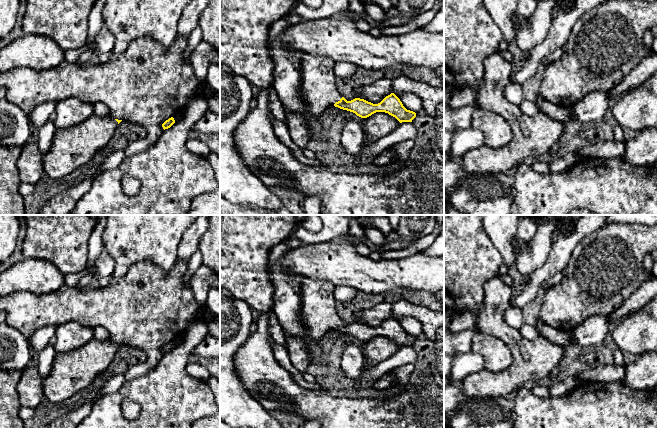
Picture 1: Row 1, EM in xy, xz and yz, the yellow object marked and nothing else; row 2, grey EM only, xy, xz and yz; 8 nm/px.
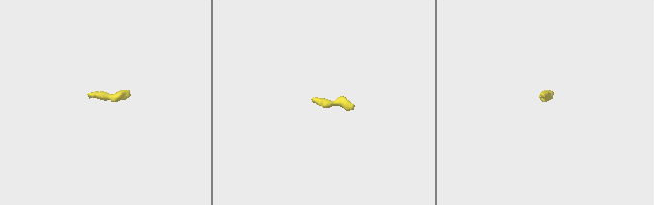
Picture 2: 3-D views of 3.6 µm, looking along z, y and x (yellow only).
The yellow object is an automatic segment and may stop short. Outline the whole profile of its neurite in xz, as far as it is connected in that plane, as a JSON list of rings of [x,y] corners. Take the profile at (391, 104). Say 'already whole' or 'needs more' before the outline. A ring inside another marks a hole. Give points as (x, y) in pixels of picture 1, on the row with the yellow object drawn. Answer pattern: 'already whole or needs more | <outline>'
needs more | [[[306,54],[301,56],[301,97],[312,116],[321,116],[330,106],[367,118],[376,112],[385,112],[400,123],[412,122],[416,113],[407,110],[394,94],[373,104],[364,99],[347,101],[338,90],[338,78],[334,73],[335,62],[324,56]]]

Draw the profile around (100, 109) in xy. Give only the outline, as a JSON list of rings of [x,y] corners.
[[[101,102],[94,103],[93,110],[94,110],[94,114],[99,117],[109,117],[110,116],[109,108]]]

